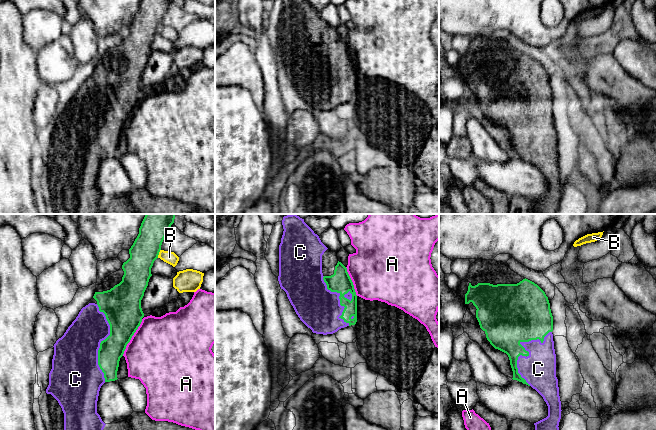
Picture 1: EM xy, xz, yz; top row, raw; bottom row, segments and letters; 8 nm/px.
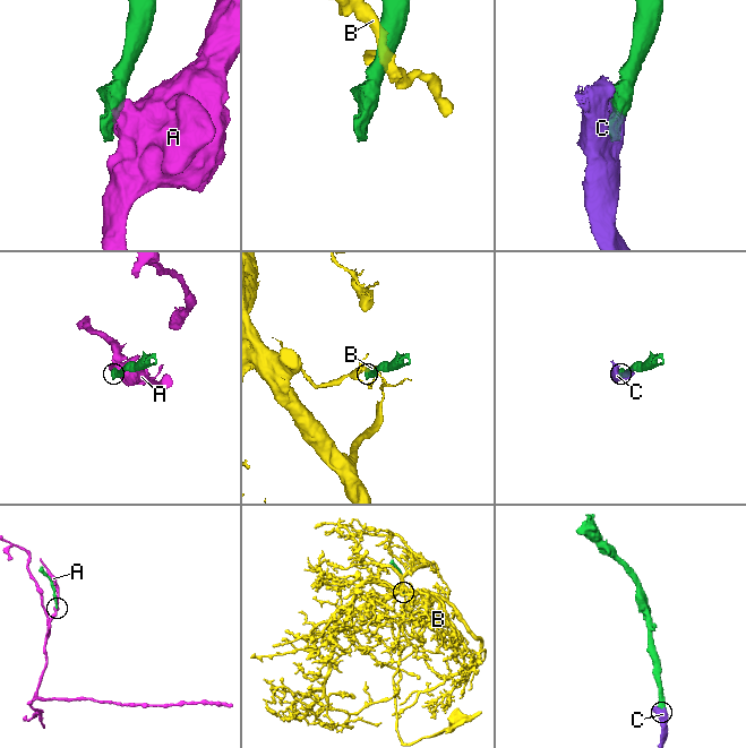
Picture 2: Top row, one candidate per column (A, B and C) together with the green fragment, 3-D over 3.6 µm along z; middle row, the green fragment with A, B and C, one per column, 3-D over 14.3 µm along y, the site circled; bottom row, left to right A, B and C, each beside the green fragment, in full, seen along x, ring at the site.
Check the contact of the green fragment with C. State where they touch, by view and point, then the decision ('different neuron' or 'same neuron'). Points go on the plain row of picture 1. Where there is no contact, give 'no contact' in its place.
yz (527, 127) | same neuron

